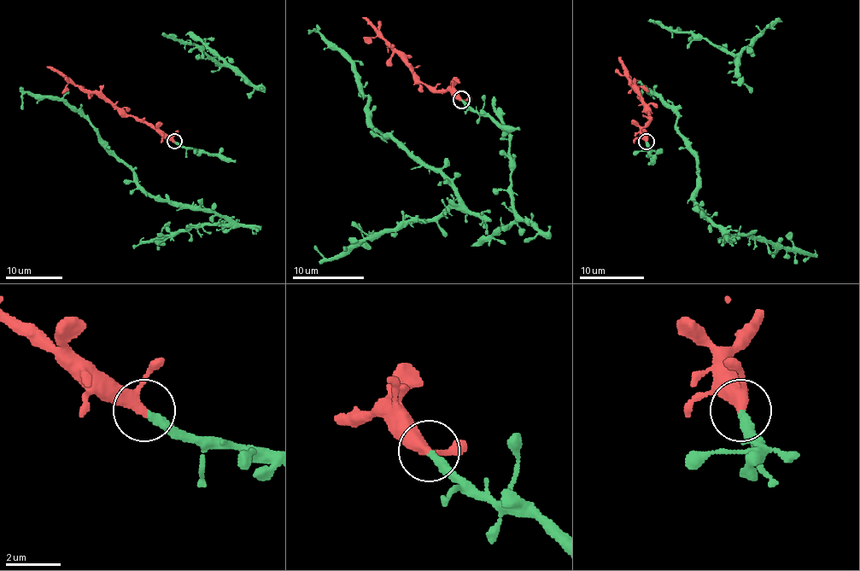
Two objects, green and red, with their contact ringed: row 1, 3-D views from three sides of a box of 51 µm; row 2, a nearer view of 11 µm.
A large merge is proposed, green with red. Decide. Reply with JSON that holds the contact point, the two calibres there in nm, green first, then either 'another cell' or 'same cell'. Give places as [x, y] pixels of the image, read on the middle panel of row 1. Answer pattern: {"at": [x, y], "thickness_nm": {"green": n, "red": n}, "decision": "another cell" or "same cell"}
{"at": [461, 100], "thickness_nm": {"green": 320, "red": 320}, "decision": "same cell"}

